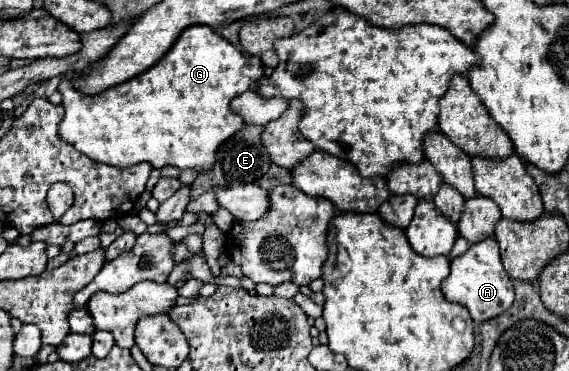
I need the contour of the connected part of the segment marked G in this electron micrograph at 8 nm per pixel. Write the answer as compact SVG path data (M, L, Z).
M193 25L181 33L179 41L175 41L165 57L151 69L95 97L77 91L73 87L73 79L61 79L57 91L63 95L65 117L59 125L59 135L89 159L121 169L145 161L155 169L173 165L199 173L209 171L213 169L217 149L223 145L223 141L239 133L245 125L243 117L233 113L229 103L237 95L251 89L251 85L257 83L261 77L263 63L259 57L239 51L227 39L213 33L205 25Z

